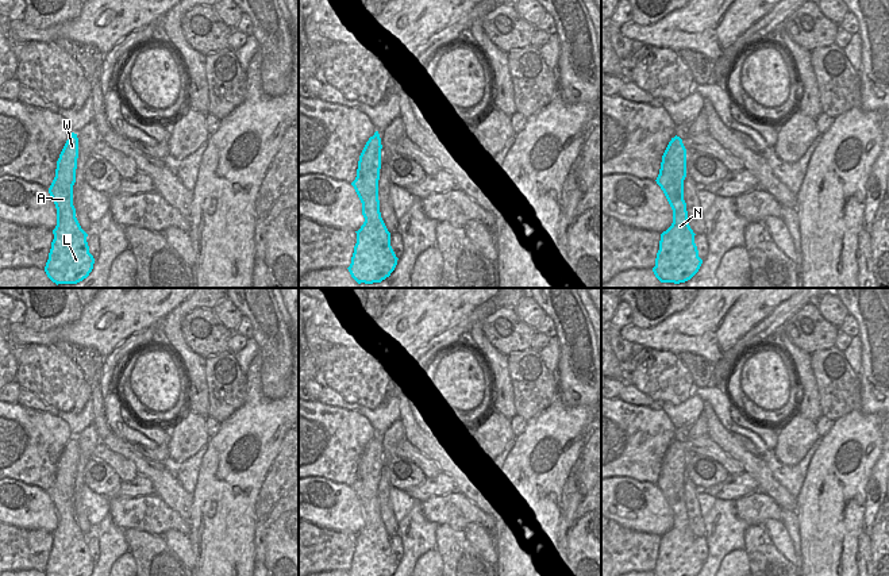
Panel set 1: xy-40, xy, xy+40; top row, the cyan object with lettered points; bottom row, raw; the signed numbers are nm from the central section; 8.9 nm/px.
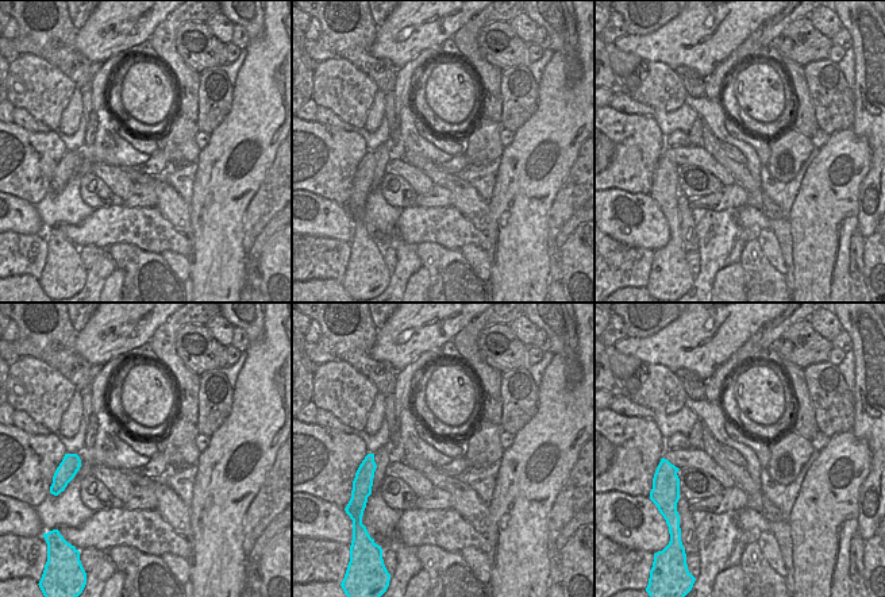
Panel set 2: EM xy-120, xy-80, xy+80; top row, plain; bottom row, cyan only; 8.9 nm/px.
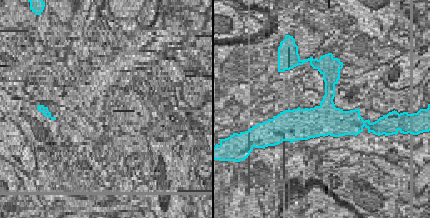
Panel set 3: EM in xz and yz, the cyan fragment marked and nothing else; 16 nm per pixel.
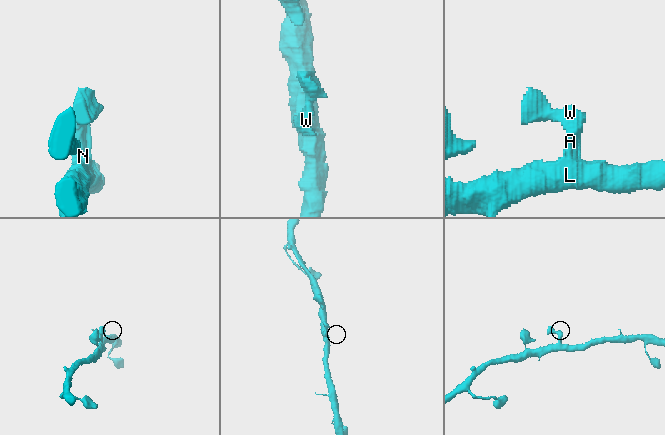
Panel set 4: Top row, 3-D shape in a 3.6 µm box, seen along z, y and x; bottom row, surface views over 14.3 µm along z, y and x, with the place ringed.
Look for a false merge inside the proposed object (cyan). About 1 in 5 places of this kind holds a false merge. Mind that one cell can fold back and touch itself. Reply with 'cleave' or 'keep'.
keep

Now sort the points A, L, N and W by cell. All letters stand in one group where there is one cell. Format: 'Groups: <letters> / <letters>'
Groups: A L N W.

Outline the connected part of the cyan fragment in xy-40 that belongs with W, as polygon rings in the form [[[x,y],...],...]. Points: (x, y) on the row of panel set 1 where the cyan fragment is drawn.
[[[72,133],[59,154],[55,177],[49,188],[57,208],[57,226],[45,272],[57,285],[82,281],[95,264],[86,242],[88,234],[81,229],[73,206],[77,158],[78,138]]]

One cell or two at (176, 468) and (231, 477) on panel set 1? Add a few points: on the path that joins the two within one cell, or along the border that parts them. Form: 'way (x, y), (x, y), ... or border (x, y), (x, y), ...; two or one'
border (207, 445), (192, 495); two

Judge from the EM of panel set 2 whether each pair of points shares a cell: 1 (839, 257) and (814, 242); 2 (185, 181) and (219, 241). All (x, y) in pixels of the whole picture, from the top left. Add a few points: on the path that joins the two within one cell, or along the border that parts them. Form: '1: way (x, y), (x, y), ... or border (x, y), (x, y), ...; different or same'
1: way (835, 276), (831, 287), (822, 277), (820, 261); same
2: border (196, 162), (192, 197), (188, 201); different

